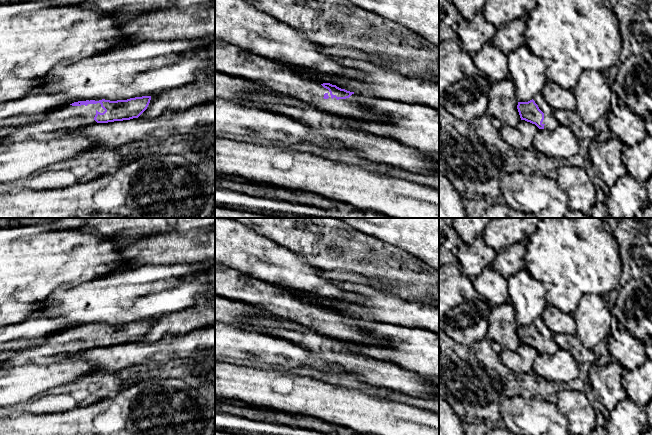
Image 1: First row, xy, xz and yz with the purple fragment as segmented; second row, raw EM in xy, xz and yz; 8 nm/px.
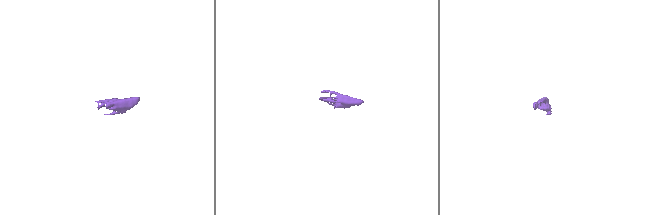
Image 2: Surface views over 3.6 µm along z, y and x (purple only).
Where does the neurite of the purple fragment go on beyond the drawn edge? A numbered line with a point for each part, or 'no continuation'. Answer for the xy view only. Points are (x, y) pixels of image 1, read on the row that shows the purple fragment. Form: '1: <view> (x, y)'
1: xy (55, 124)

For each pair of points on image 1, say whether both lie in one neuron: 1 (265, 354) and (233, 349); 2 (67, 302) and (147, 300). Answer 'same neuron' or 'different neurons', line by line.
1: same neuron
2: same neuron

